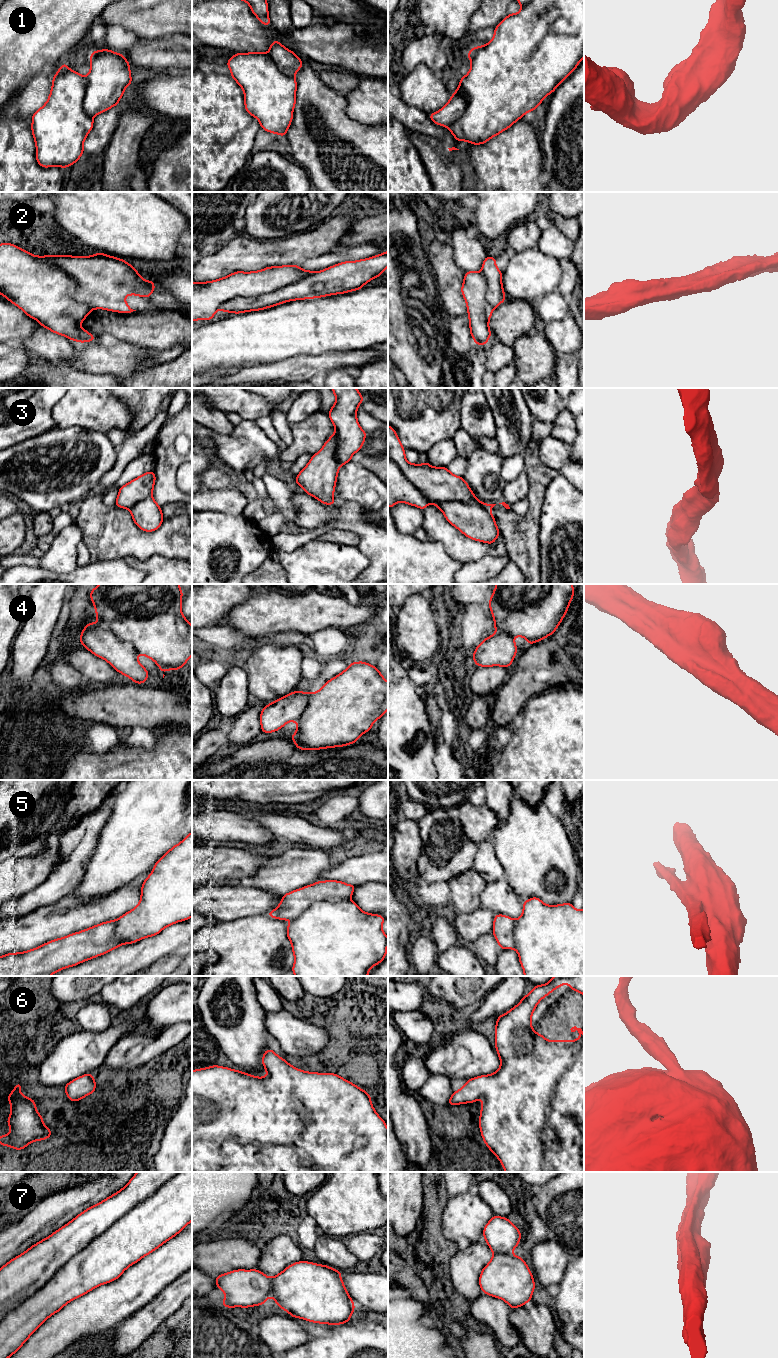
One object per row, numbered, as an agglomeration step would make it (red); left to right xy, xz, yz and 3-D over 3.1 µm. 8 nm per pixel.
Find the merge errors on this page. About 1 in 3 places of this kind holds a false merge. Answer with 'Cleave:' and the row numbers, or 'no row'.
Cleave: 5, 7

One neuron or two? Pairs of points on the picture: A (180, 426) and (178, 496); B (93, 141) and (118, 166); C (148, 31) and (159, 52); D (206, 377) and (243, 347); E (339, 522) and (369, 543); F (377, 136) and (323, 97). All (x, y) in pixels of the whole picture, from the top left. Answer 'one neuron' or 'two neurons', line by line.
A: one neuron
B: two neurons
C: two neurons
D: one neuron
E: one neuron
F: one neuron

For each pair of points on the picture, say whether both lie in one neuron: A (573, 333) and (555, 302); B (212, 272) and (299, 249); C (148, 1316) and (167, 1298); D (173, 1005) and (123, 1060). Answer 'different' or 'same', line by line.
A: different
B: same
C: same
D: different

